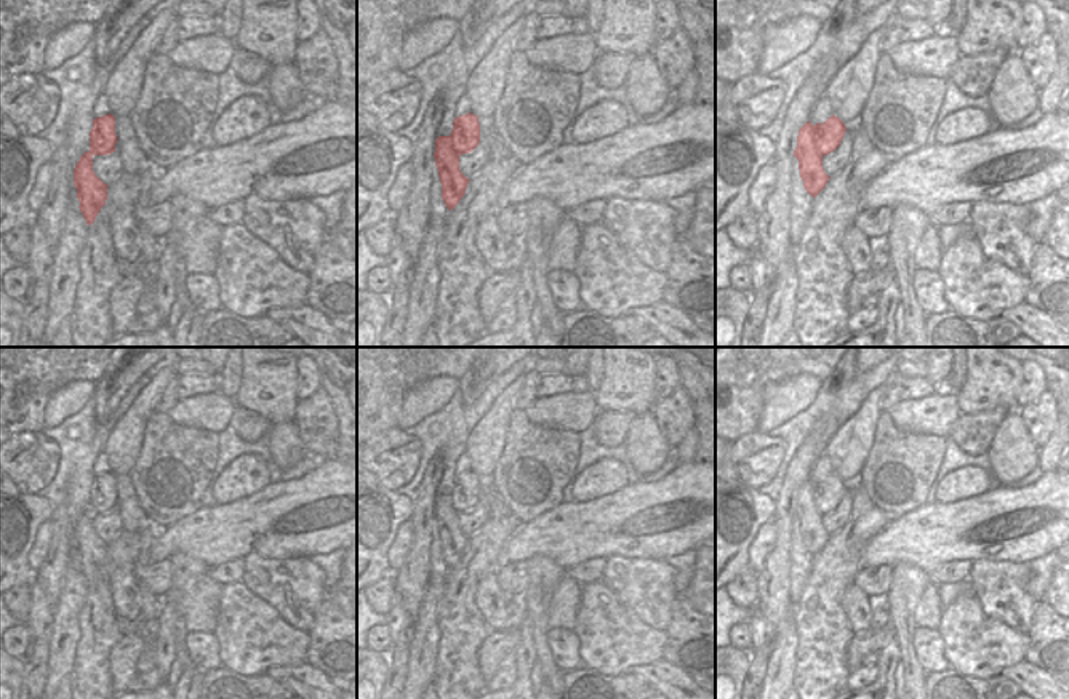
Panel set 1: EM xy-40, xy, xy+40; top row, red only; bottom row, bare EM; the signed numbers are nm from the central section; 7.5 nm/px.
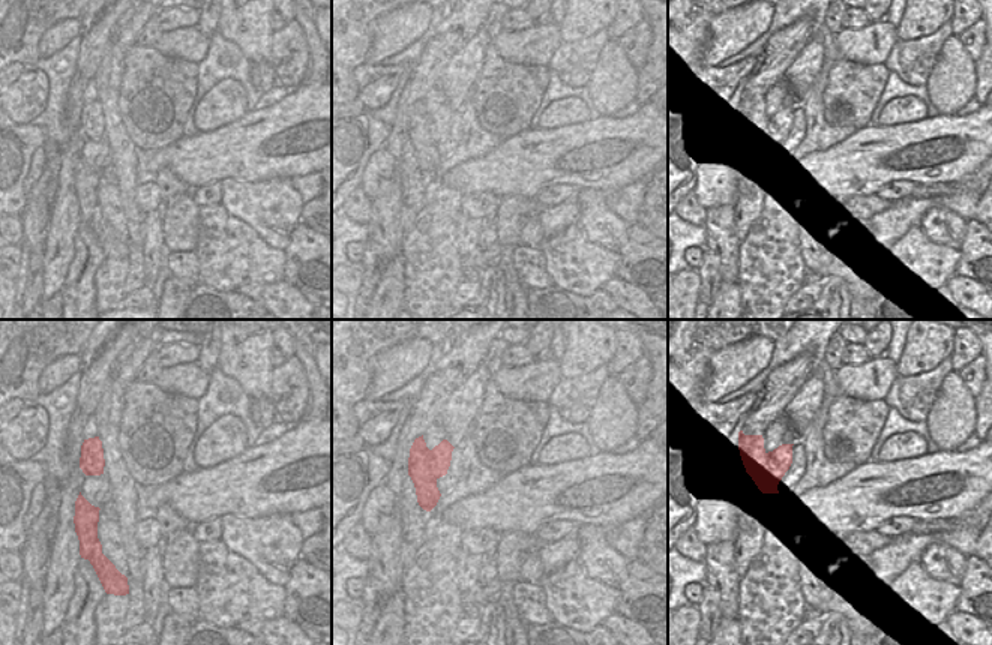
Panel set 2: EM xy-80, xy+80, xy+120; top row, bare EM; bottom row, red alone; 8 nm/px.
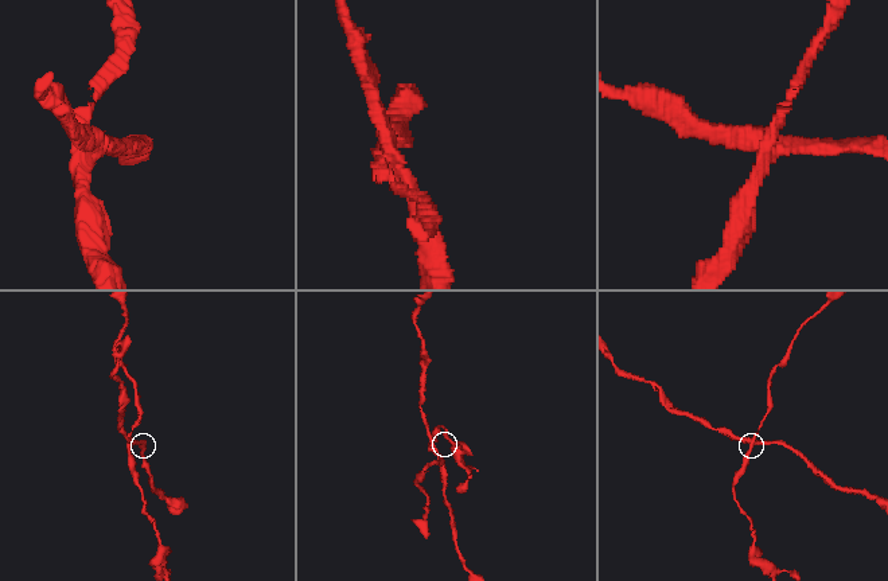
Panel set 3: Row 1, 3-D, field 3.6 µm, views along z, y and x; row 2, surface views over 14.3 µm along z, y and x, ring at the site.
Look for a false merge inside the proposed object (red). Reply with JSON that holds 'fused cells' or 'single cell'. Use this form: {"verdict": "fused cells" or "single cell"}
{"verdict": "fused cells"}

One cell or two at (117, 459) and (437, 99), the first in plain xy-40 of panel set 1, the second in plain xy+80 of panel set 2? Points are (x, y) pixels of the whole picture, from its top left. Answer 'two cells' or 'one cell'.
two cells

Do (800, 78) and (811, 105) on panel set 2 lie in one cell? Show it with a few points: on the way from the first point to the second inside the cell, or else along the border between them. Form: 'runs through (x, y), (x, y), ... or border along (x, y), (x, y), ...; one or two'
border along (823, 60), (823, 66), (812, 84), (799, 99); two

